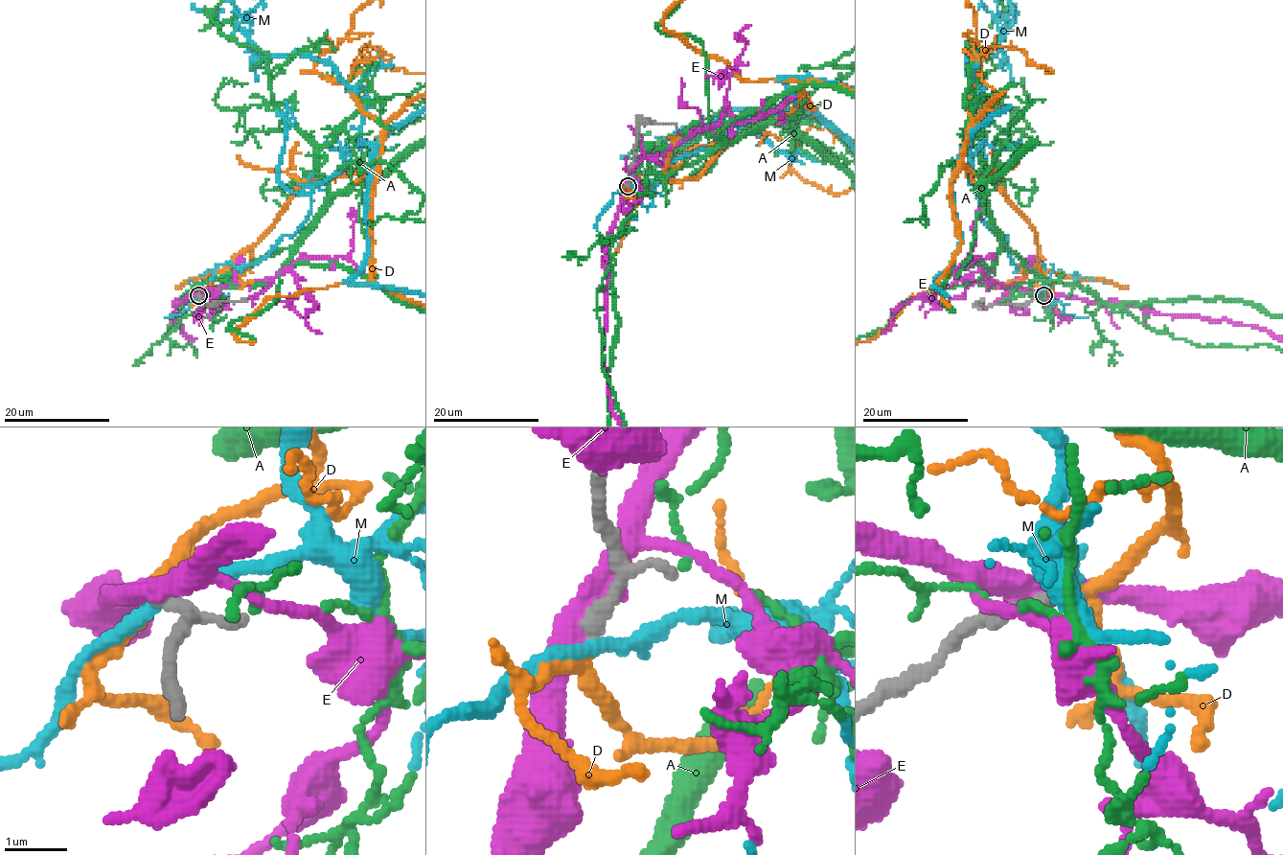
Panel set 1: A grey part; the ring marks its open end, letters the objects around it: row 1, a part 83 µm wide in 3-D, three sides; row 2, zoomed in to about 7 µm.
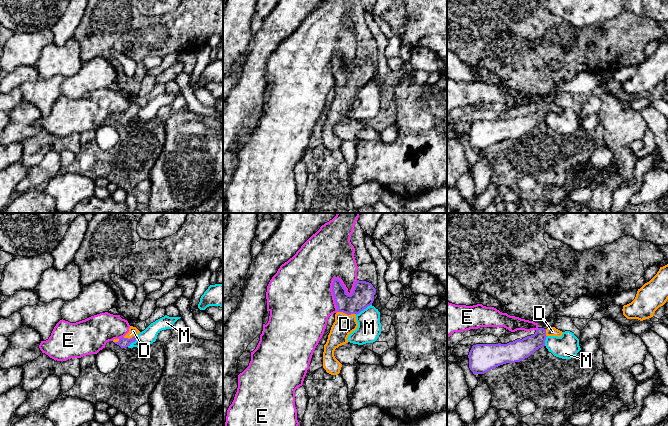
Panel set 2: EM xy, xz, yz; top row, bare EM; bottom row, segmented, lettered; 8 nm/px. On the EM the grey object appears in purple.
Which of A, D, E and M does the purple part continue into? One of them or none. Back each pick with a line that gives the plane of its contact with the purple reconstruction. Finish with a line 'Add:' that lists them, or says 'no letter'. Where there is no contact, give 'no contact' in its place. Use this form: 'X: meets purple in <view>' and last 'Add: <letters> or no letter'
D: meets purple in xz
Add: D

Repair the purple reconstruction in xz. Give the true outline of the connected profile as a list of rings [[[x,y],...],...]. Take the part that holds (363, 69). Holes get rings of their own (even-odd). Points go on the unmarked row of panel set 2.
[[[334,55],[332,60],[332,67],[338,88],[335,90],[335,98],[331,103],[327,118],[324,121],[323,144],[327,149],[331,151],[337,151],[340,149],[342,140],[335,134],[334,127],[339,122],[349,118],[347,116],[348,112],[358,103],[356,91],[366,85],[368,82],[372,81],[376,65],[369,58],[357,56],[354,61],[352,70],[348,71],[341,57]]]

